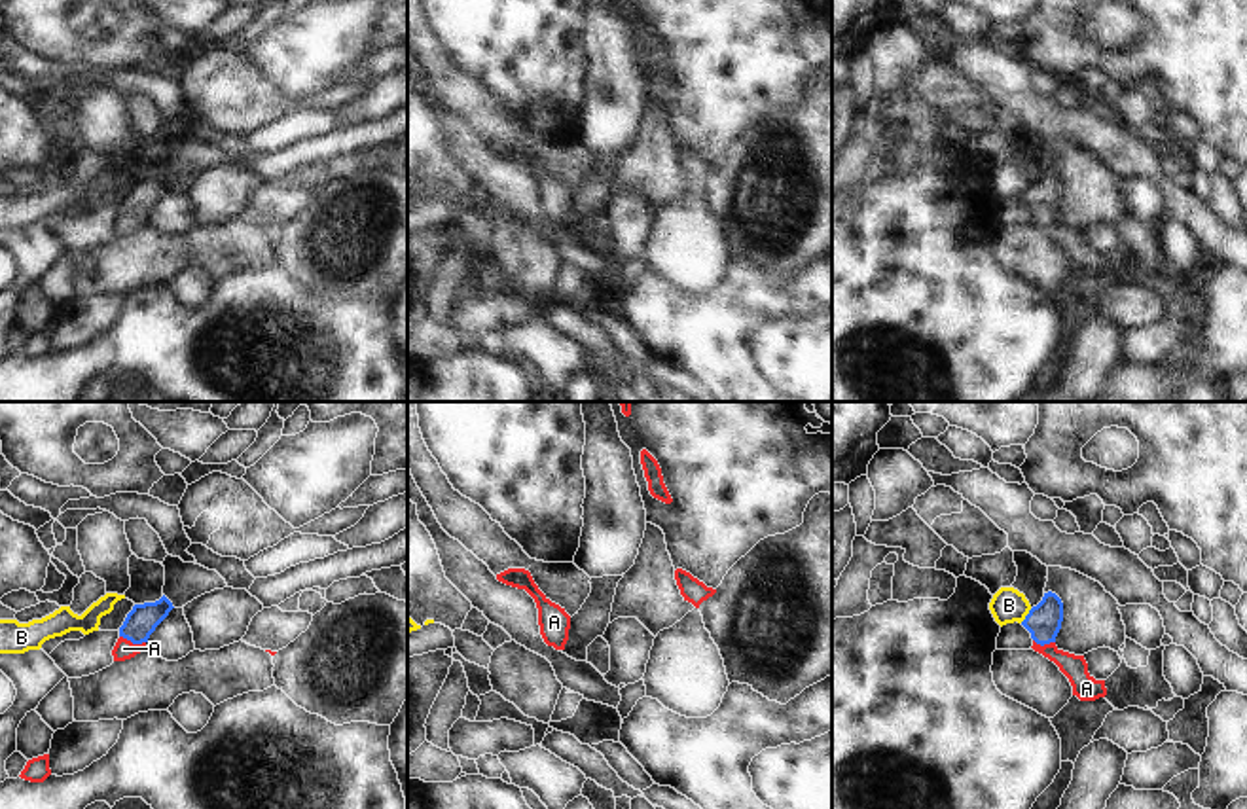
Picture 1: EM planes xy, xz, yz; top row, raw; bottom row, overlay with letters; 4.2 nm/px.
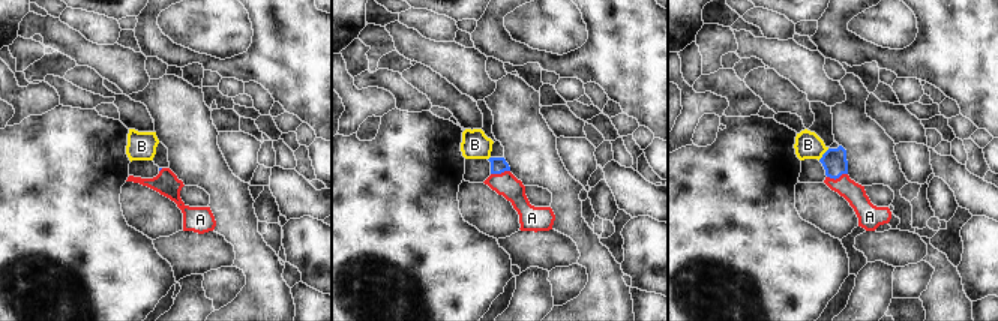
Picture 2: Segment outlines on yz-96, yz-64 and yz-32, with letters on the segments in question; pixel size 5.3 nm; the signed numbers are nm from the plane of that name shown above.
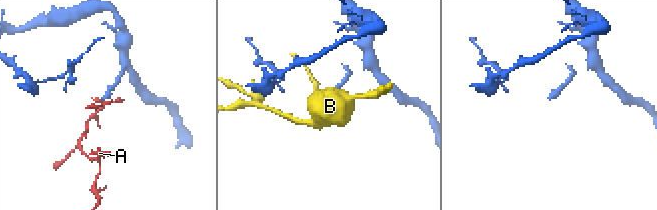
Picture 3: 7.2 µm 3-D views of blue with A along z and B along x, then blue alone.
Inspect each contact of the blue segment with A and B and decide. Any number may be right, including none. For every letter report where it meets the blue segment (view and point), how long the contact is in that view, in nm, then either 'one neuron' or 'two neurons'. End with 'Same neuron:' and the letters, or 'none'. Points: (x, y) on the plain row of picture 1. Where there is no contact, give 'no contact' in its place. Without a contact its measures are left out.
A: xy (133, 218) | 120 nm | one neuron
B: yz (1026, 192) | 80 nm | two neurons
Same neuron: A

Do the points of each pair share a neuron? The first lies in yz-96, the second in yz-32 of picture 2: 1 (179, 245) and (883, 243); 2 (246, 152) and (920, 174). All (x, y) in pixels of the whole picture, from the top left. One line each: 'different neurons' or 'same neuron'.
1: same neuron
2: same neuron

